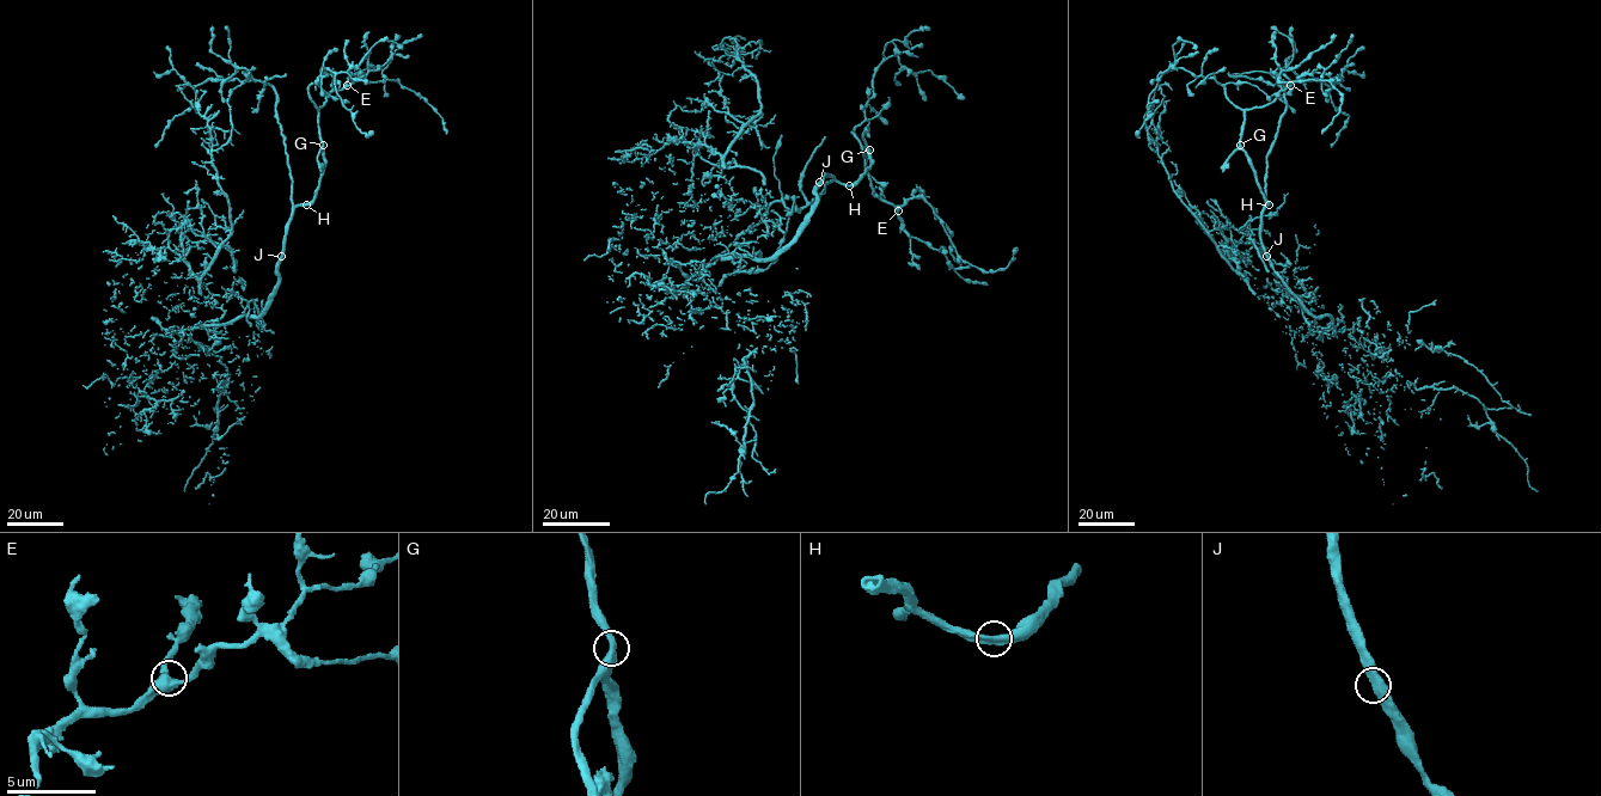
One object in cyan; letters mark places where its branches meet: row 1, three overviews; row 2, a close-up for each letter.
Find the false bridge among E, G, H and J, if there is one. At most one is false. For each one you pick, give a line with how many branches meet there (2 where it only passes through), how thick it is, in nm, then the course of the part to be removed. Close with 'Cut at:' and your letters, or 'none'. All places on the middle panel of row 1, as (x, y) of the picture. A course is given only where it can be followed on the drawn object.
Cut at: none

